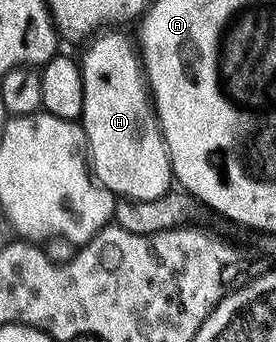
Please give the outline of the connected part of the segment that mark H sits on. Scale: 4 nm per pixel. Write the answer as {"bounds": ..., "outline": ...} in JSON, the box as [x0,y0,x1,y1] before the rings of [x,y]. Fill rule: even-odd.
{"bounds":[79,31,173,201],"outline":[[[104,31],[87,42],[84,58],[79,58],[82,75],[82,115],[86,153],[95,180],[117,198],[130,201],[158,199],[173,188],[172,160],[164,142],[164,132],[156,120],[156,106],[148,87],[148,79],[138,52],[138,45],[124,33]]]}

